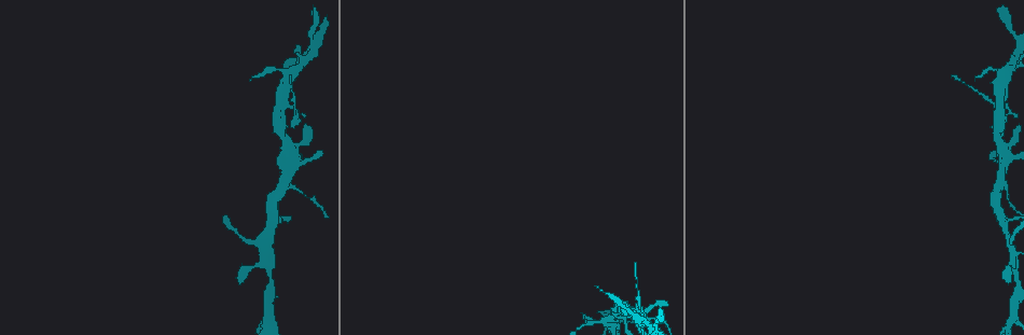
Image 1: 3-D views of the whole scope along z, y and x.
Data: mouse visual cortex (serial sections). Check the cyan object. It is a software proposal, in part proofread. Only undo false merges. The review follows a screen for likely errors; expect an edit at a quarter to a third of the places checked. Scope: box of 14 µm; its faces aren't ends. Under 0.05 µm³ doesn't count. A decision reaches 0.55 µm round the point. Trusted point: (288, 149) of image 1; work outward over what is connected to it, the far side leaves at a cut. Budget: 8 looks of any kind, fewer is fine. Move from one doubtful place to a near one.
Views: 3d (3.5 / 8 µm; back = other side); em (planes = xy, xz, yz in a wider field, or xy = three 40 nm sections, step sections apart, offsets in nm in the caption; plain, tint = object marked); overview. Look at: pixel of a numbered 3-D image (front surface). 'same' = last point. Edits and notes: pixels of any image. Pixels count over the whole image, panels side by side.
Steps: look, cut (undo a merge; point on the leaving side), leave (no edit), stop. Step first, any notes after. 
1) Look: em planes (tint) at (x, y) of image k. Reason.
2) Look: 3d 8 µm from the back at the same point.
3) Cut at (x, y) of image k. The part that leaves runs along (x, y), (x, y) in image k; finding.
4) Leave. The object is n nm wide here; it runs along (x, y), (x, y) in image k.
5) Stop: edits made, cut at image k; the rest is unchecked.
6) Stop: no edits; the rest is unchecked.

Look: 3d 3.5 µm at (285, 181) of image 1.

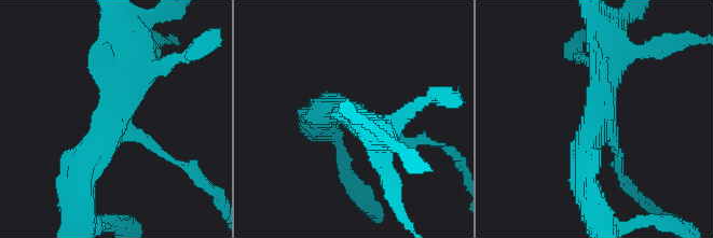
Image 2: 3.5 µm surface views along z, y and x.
Look: em xy step 5 (tint) at (118, 113) of image 2. 3 arms meet here; the arms are 150, 400, 450 nm wide.

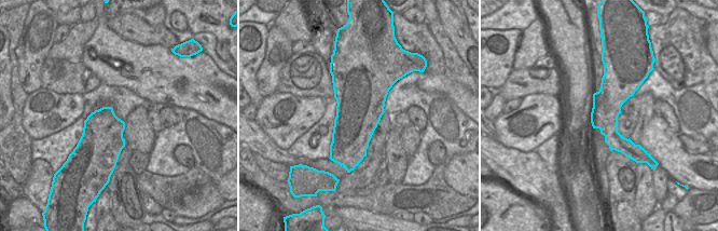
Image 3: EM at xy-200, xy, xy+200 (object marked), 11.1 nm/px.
Leave. All the same cell.

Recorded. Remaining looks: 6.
Look: 3d 3.5 µm at (1015, 261) of image 1.

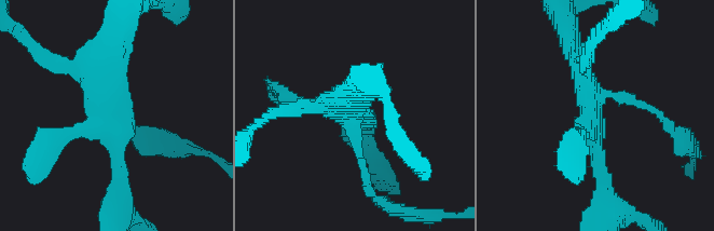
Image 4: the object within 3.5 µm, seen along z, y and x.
Look: em xy step 2 (tint) at (104, 118) of image 4.

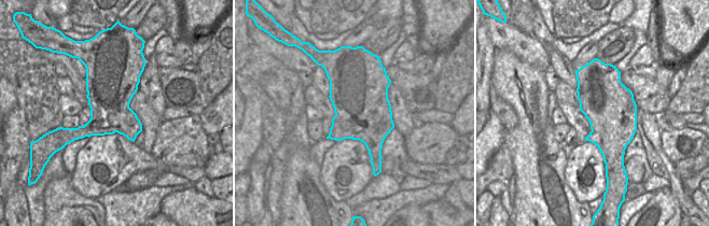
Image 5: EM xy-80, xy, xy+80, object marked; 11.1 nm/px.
Leave. It runs along (574, 48), (605, 187) in image 4; all the same cell.

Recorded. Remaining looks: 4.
Look: 3d 3.5 µm at (618, 312) of image 1. Three-way junction.

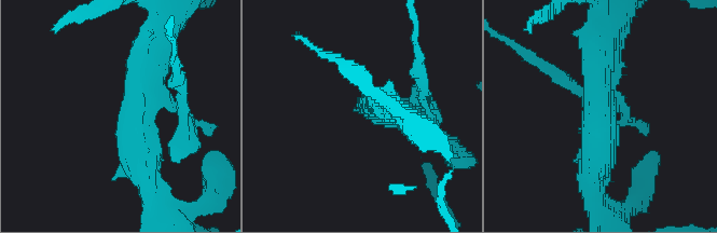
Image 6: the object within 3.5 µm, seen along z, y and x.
Leave. It runs along (593, 179), (596, 67), (604, 40) in image 6; one cell here.

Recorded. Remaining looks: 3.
Stop: no edits; the rest is unchecked.

